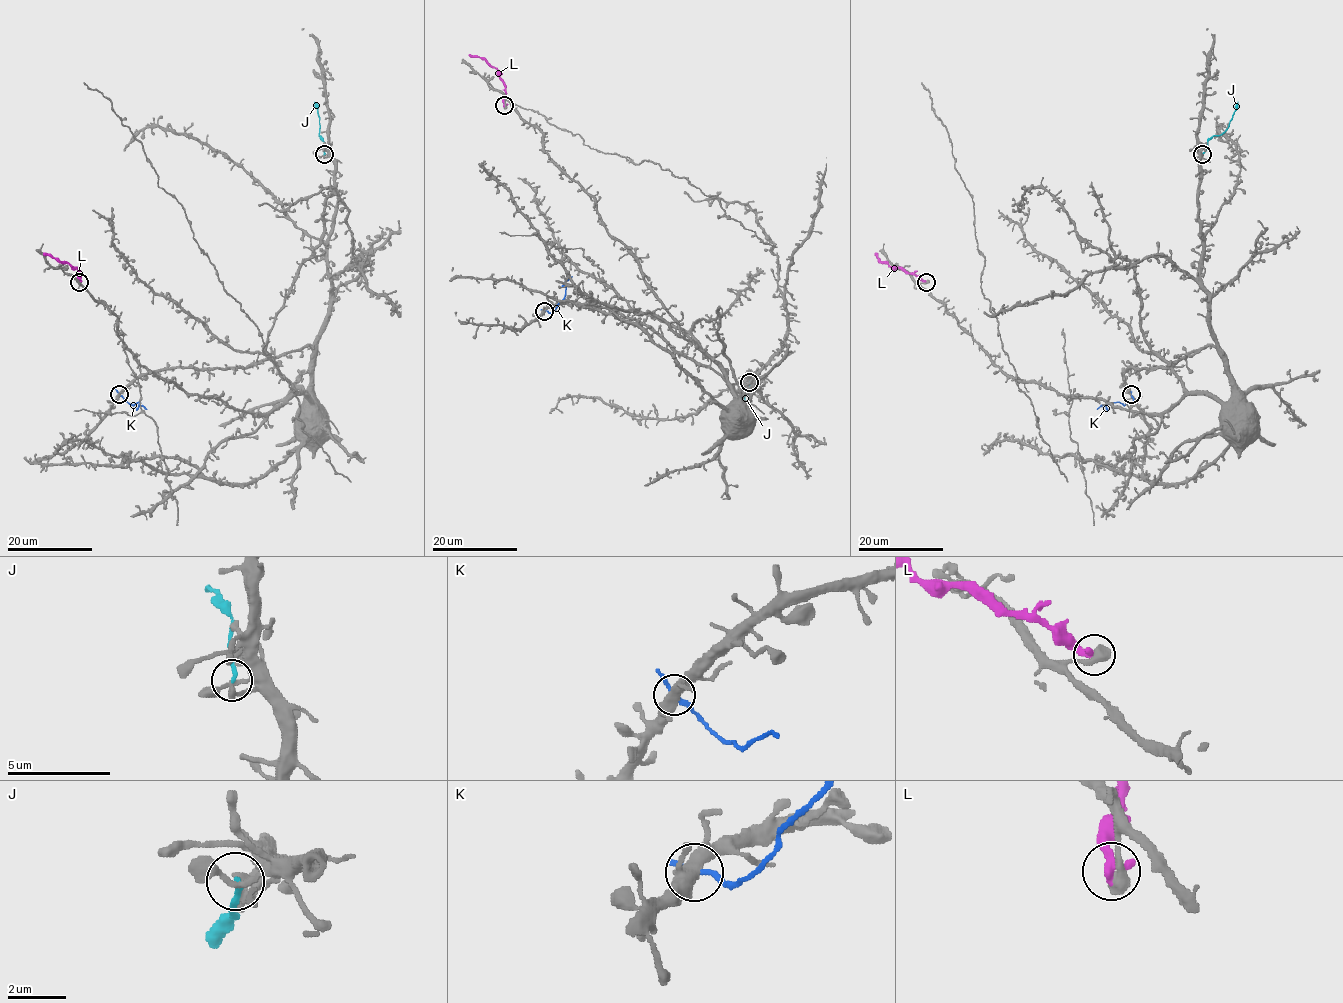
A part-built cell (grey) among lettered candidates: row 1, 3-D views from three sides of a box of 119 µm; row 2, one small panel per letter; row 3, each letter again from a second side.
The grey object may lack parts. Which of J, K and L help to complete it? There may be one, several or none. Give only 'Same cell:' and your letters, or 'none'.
Same cell: none

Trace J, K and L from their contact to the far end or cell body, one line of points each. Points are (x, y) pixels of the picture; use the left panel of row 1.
J: (324, 154), (314, 101)
K: (119, 394), (130, 404), (139, 402), (147, 409)
L: (79, 282), (80, 272), (76, 268), (43, 252)

